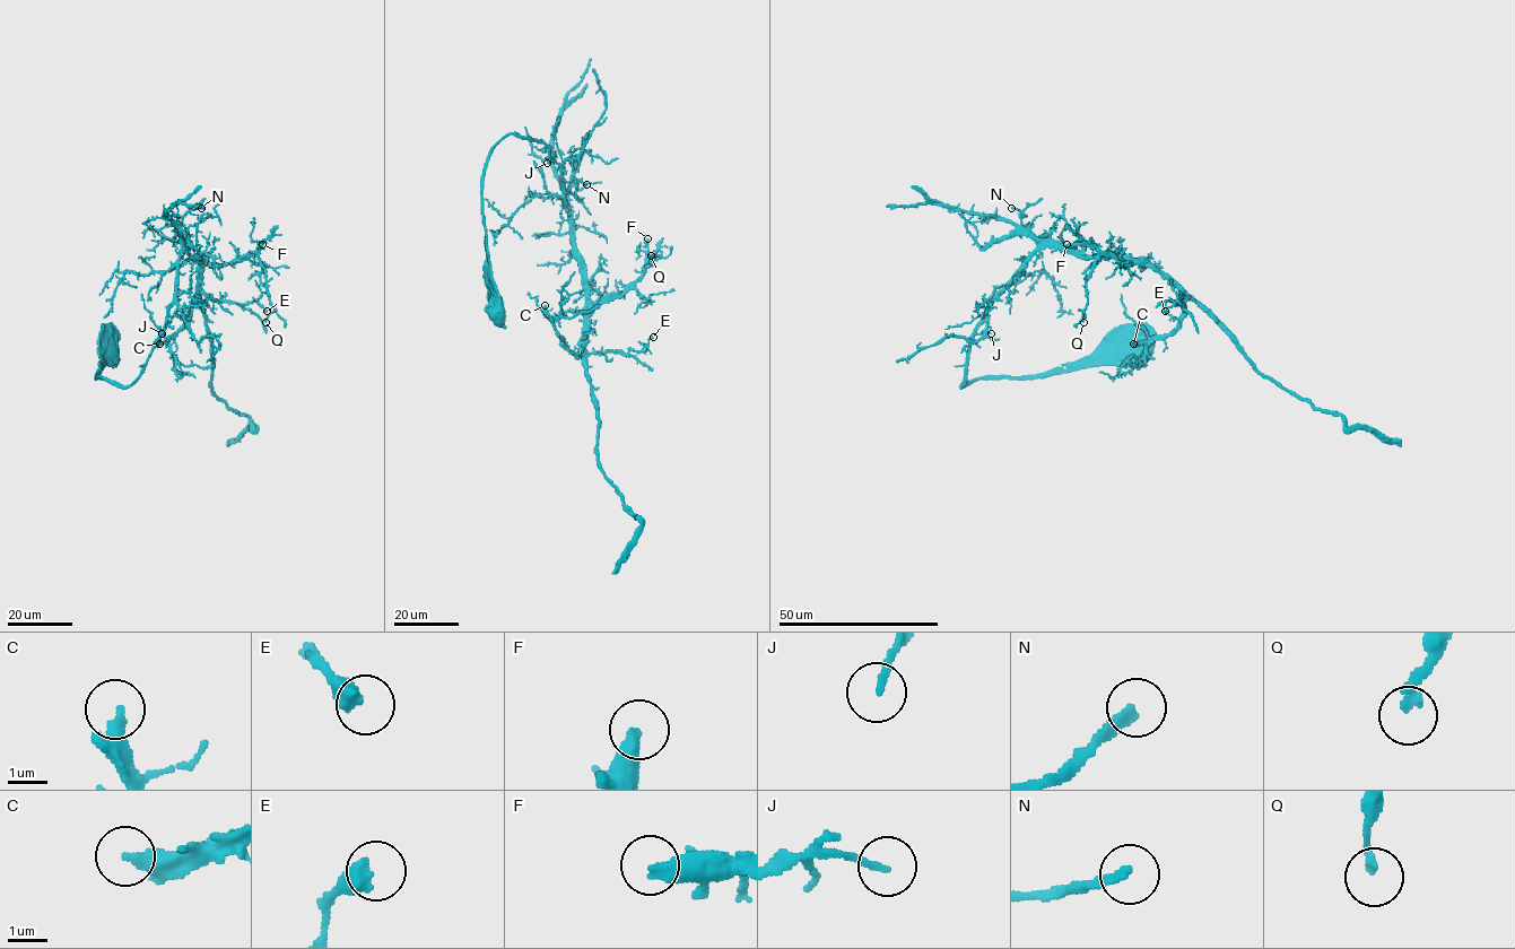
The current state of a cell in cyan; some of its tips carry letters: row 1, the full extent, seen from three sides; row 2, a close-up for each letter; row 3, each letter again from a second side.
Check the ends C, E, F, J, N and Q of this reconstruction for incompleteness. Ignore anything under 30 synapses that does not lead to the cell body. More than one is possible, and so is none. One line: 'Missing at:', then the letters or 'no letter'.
Missing at: C

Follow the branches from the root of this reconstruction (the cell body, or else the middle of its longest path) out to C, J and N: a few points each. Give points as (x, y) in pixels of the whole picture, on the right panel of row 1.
C: (1139, 350), (961, 386), (969, 341), (985, 307), (1044, 246), (1149, 261), (1178, 290), (1181, 322), (1133, 344)
J: (1139, 350), (1129, 350), (1065, 372), (980, 377), (961, 386), (969, 341), (975, 333), (991, 333)
N: (1139, 350), (1065, 372), (980, 377), (961, 386), (975, 327), (1037, 245), (1022, 227), (1021, 214), (1011, 208)

